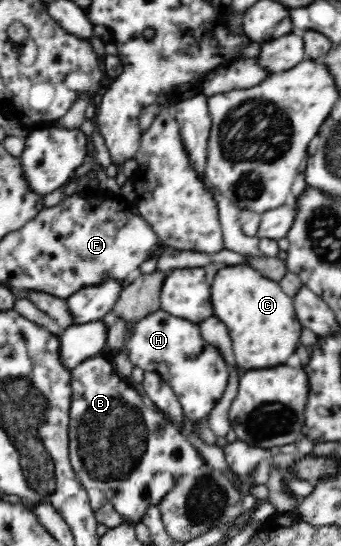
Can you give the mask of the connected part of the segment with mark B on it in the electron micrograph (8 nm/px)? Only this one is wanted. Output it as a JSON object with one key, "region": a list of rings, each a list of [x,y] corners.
{"region":[[[109,354],[98,355],[78,364],[74,370],[71,370],[71,385],[73,390],[69,420],[69,458],[71,460],[71,465],[76,468],[78,476],[83,478],[82,483],[86,488],[94,487],[103,492],[106,500],[112,503],[114,510],[122,515],[122,519],[124,519],[122,523],[136,526],[141,522],[148,508],[152,505],[157,505],[166,495],[170,494],[170,492],[176,488],[176,484],[179,484],[182,477],[202,470],[202,467],[208,465],[207,461],[192,445],[192,442],[189,442],[185,434],[182,434],[175,426],[169,424],[158,411],[146,408],[144,400],[142,400],[140,394],[136,392],[136,389],[131,386],[130,381],[125,380],[122,376],[115,373],[115,367],[113,366]]]}

